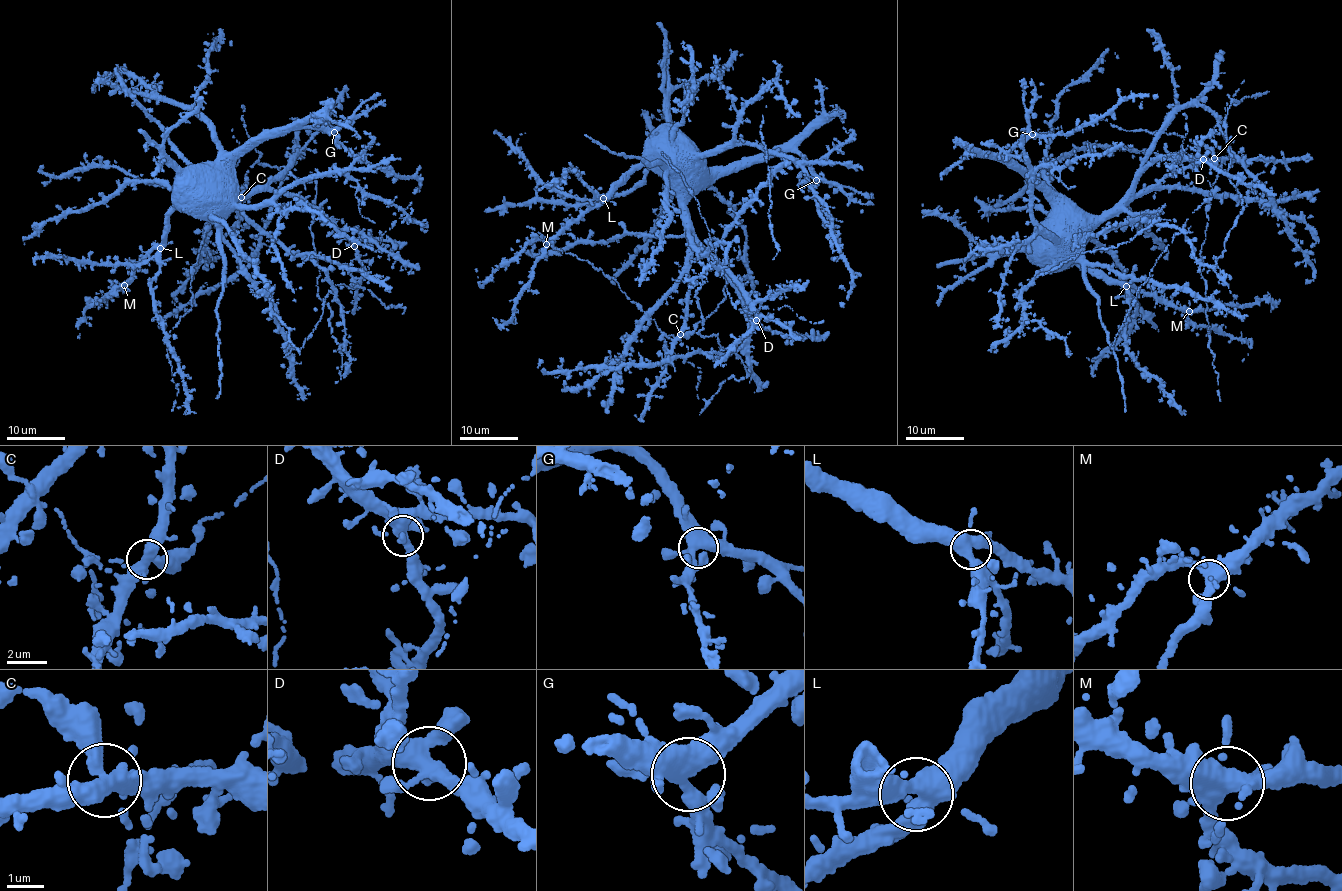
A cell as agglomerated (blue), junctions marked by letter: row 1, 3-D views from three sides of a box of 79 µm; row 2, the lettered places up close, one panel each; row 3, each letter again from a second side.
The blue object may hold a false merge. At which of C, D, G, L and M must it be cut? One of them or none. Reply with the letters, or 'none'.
none

